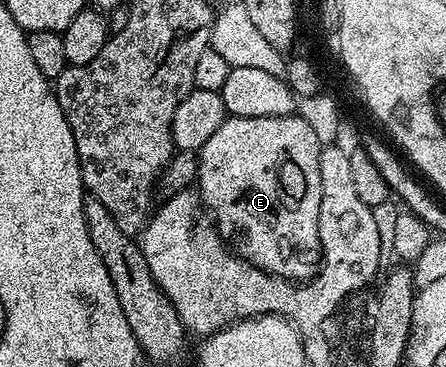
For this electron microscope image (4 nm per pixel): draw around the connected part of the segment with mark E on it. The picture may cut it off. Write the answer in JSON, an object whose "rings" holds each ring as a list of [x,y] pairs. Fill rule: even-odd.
{"rings":[[[297,115],[287,117],[229,117],[225,116],[222,127],[206,139],[206,143],[198,151],[196,162],[195,184],[198,186],[201,202],[210,214],[217,233],[236,256],[246,259],[254,267],[264,269],[267,273],[273,273],[275,277],[281,277],[287,281],[308,281],[316,275],[320,267],[322,254],[320,251],[320,232],[318,231],[318,215],[322,203],[322,175],[320,174],[320,150],[322,144],[314,133],[313,128]]]}

